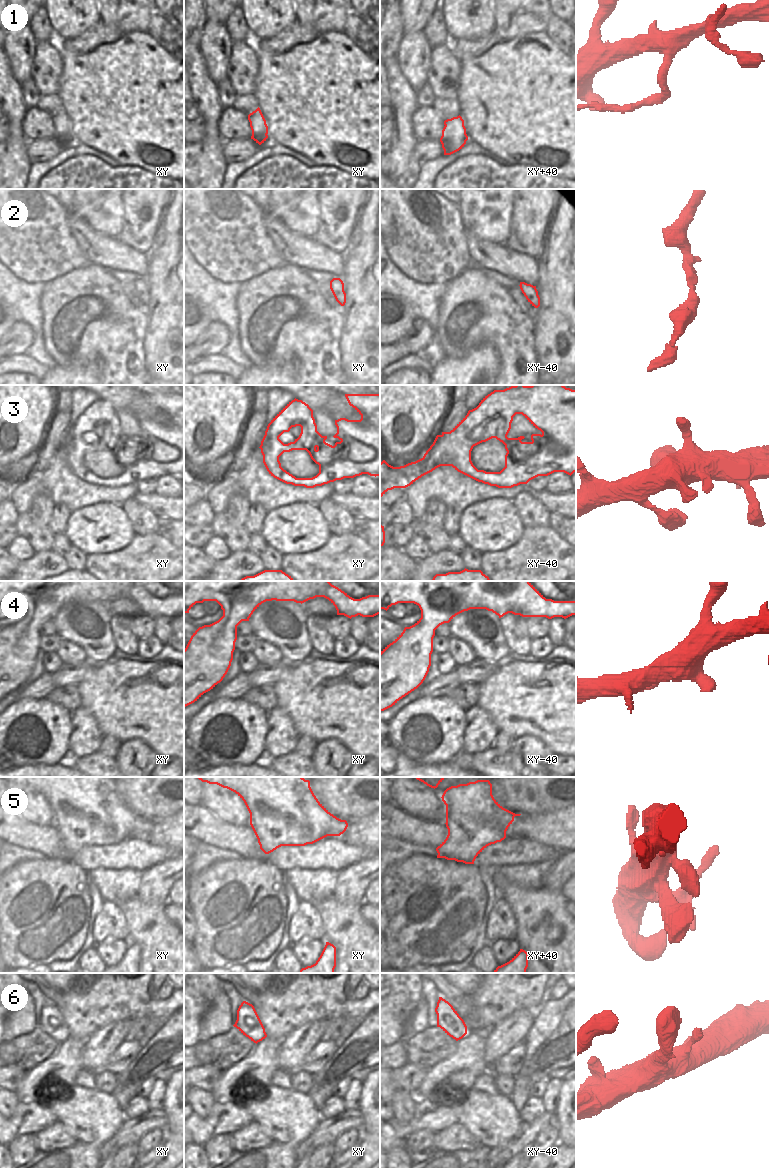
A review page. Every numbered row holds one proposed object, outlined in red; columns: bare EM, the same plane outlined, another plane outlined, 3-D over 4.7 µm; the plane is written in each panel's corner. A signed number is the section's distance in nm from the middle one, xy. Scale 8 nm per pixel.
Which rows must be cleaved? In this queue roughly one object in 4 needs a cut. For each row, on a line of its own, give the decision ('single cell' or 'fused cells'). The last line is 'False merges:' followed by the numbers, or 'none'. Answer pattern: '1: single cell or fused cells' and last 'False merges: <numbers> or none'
1: fused cells
2: single cell
3: single cell
4: single cell
5: single cell
6: single cell
False merges: 1

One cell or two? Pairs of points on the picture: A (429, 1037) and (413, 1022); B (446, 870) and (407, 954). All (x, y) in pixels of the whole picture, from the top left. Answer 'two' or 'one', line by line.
A: two
B: one

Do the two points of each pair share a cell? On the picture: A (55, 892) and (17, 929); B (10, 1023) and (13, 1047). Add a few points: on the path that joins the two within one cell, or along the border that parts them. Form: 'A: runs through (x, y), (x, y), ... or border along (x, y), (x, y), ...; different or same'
A: runs through (45, 902), (26, 921); same
B: border along (34, 1029), (10, 1040); different

